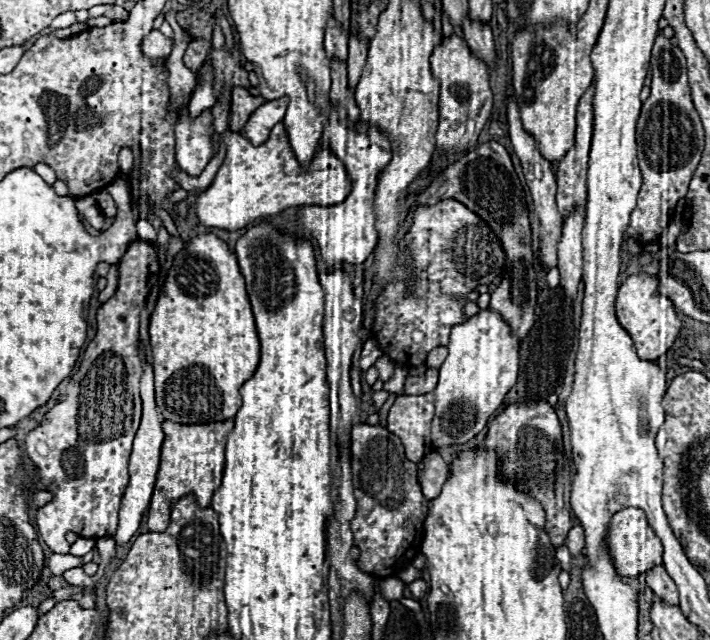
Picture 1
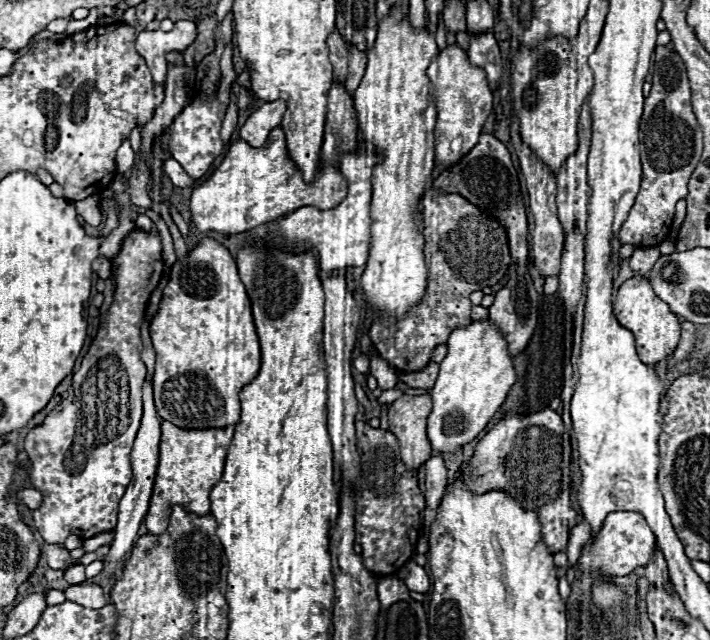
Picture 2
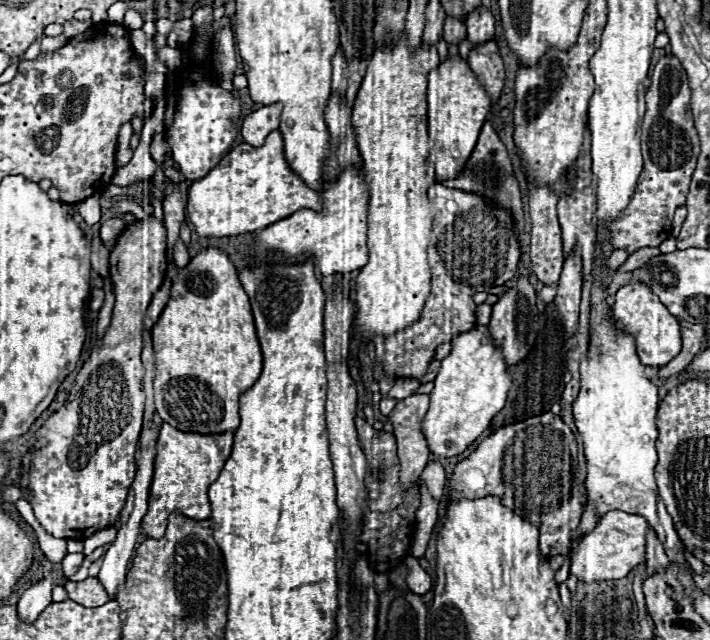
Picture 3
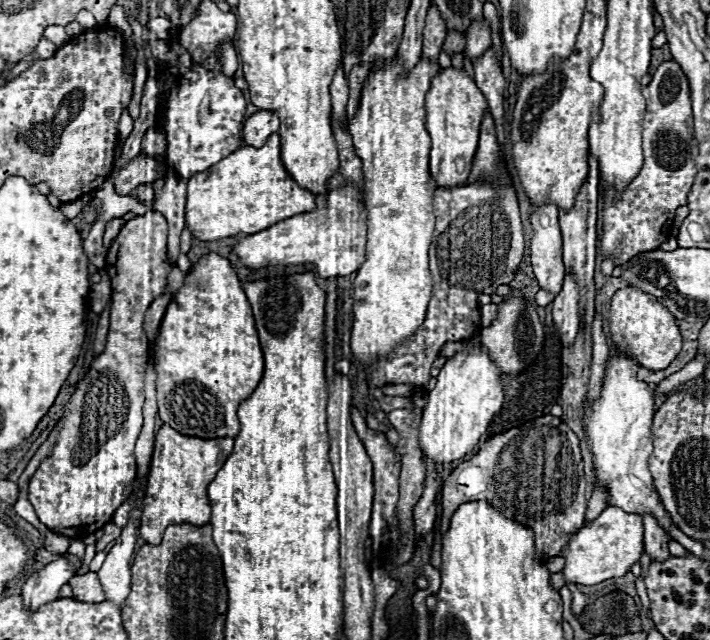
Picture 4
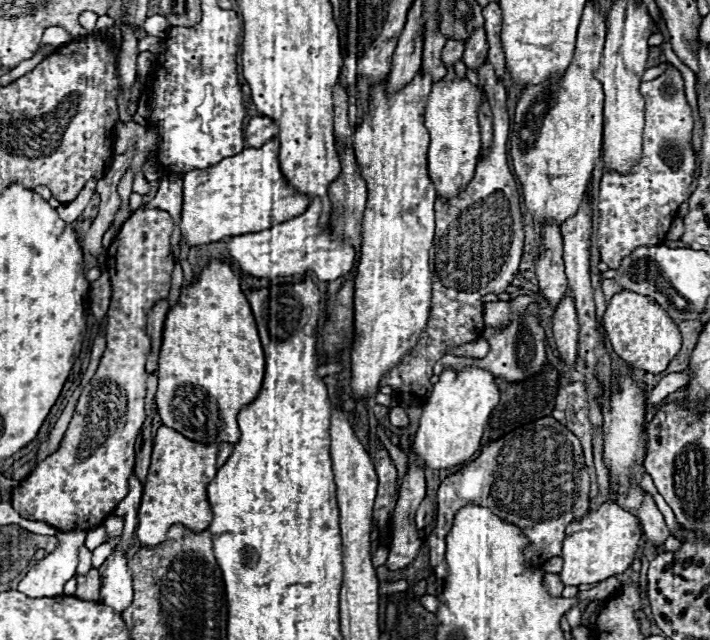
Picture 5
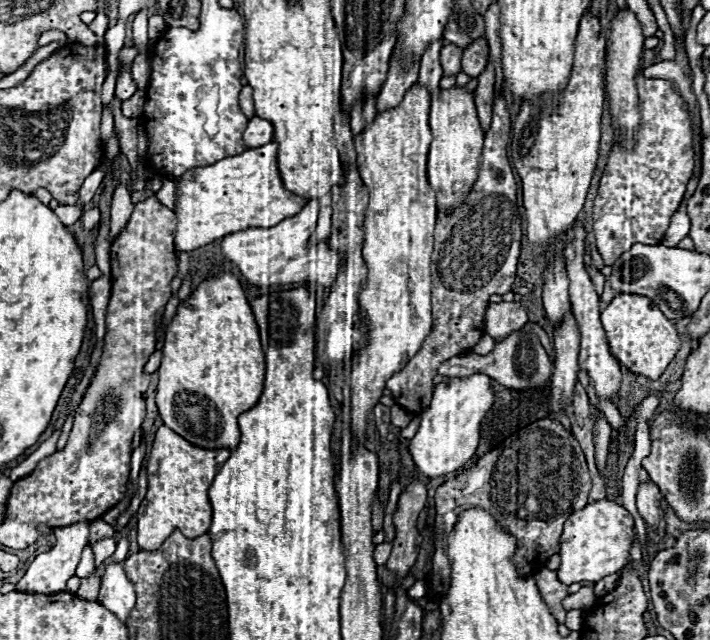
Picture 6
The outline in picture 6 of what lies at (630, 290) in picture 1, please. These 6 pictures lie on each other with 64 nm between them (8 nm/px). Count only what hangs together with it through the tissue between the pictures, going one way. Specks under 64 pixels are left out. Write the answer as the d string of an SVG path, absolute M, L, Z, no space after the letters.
M618 294L606 310L602 310L602 324L606 330L608 346L612 356L628 368L632 374L658 380L666 366L672 362L680 348L680 338L676 326L644 296Z

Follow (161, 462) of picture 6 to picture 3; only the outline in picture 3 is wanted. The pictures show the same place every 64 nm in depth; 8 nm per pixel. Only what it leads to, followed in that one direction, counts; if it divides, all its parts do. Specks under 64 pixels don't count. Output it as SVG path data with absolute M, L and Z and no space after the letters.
M166 422L160 428L160 436L156 442L156 458L154 458L154 476L148 496L148 512L144 516L144 534L148 538L160 540L168 526L168 518L174 512L180 512L192 520L208 520L210 518L210 502L208 502L208 486L220 476L224 462L232 452L232 432L226 434L184 434Z

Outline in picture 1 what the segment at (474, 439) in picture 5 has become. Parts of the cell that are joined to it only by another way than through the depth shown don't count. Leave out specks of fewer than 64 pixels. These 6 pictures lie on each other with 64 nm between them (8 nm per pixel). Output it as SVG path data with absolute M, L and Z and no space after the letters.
M490 308L468 318L464 324L456 324L448 342L448 356L440 366L440 380L434 388L434 418L432 418L432 444L446 448L472 440L486 424L488 418L500 408L506 392L516 384L518 376L518 342L512 336L510 326Z

